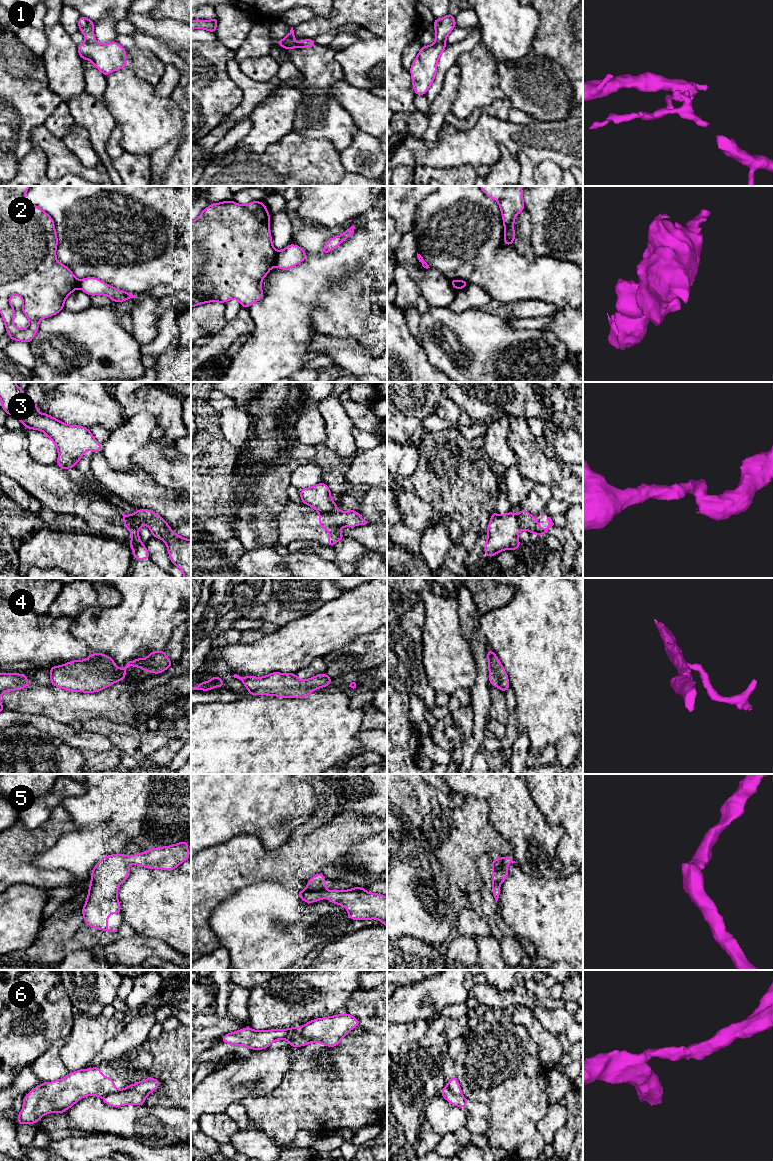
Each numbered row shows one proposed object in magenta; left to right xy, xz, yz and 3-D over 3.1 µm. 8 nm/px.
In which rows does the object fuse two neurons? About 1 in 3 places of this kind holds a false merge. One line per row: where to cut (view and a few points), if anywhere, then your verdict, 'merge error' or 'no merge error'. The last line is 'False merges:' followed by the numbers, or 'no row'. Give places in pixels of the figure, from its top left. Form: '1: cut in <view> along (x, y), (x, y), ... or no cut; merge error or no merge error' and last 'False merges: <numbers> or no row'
1: cut in xy along (86, 41), (95, 42); merge error
2: cut in xz along (278, 251), (273, 265); merge error
3: cut in xy along (124, 517), (126, 520), (140, 526); merge error
4: no cut; no merge error
5: no cut; no merge error
6: cut in xz along (300, 1028), (300, 1033), (308, 1043); merge error
False merges: 1, 2, 3, 6

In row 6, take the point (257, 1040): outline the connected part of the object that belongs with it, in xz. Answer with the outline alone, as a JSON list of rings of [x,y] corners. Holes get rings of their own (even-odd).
[[[248,1026],[224,1035],[221,1038],[221,1042],[235,1046],[246,1046],[258,1051],[268,1048],[273,1042],[280,1039],[287,1040],[292,1048],[298,1048],[308,1044],[308,1039],[302,1036],[300,1027],[258,1031]]]

